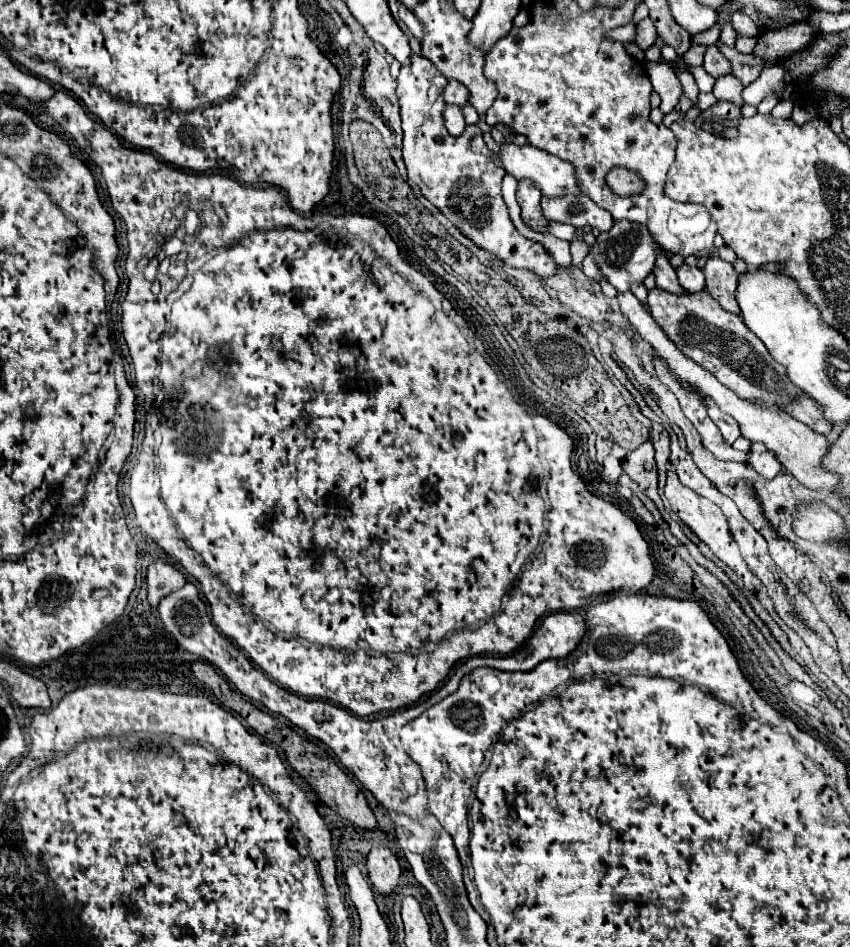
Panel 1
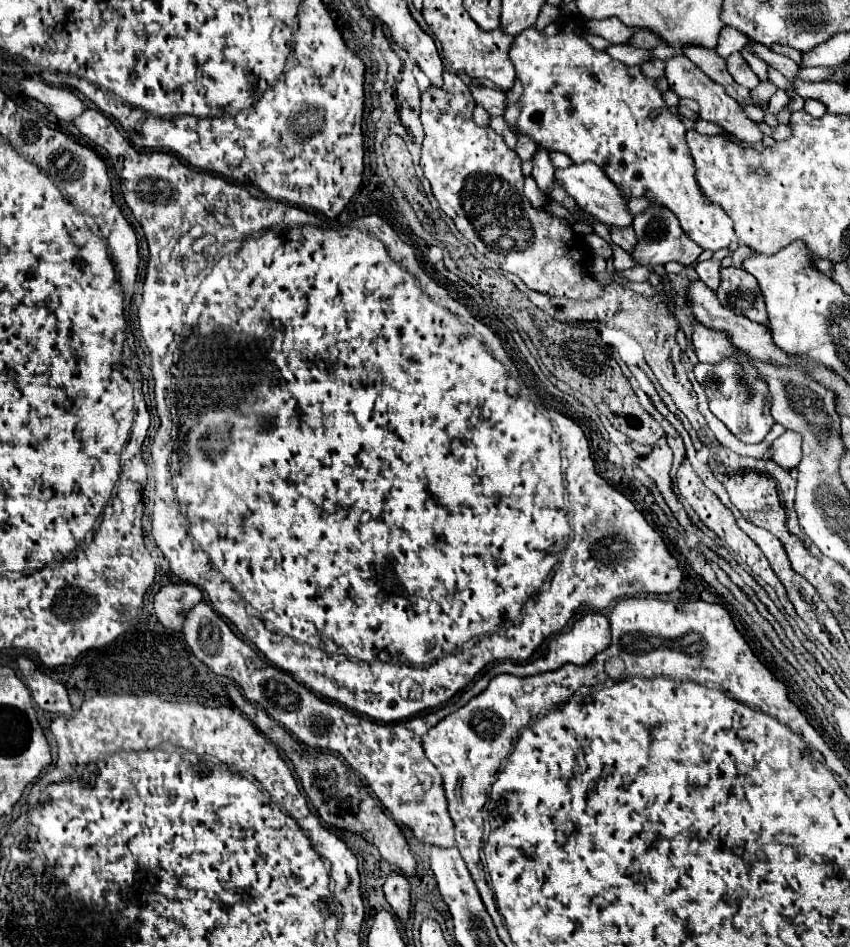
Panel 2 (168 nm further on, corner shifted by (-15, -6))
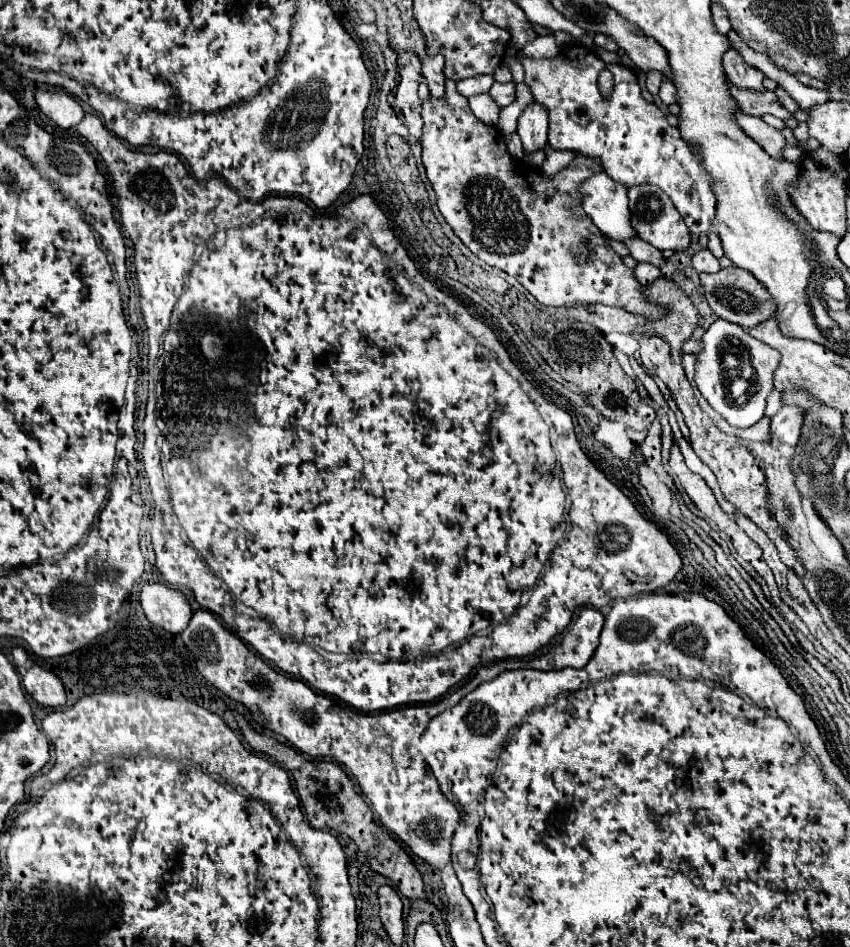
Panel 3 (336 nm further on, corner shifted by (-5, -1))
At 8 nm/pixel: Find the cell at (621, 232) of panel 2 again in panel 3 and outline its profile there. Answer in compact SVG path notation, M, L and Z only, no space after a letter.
M633 238L633 240L627 240L625 242L627 248L631 250L631 256L637 260L637 262L649 262L653 266L661 266L665 264L665 258L661 254L661 250L653 248L649 242L643 242L641 238Z

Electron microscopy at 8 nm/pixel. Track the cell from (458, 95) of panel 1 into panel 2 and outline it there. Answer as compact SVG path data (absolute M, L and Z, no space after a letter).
M471 85L471 95L475 105L481 105L483 109L487 109L487 113L493 115L503 115L503 107L505 107L505 95L499 93L497 89L489 89L489 87L477 87Z

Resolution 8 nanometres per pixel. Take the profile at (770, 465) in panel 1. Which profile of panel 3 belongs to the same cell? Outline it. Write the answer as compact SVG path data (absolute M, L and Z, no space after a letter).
M781 406L781 410L773 416L771 422L771 434L777 442L785 442L795 446L801 434L805 412L797 406Z

